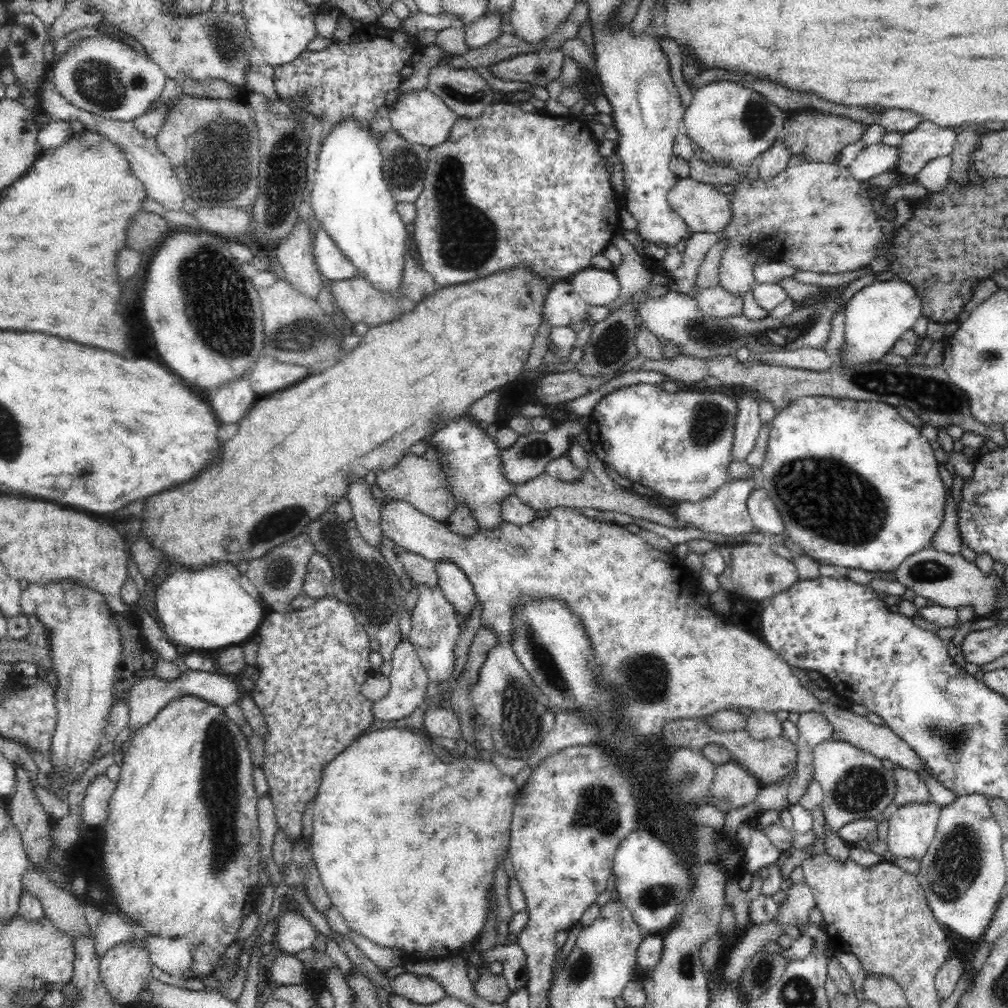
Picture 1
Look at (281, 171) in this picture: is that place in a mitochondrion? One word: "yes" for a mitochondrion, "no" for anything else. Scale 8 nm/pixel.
yes

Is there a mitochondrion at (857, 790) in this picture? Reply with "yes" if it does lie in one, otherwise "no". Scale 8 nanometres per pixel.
yes

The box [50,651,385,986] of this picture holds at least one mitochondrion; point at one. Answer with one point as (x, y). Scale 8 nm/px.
(219, 790)

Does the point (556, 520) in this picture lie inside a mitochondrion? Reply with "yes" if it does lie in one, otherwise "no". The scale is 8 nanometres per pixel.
no

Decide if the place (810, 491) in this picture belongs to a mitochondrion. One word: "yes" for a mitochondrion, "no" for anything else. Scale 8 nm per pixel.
yes

